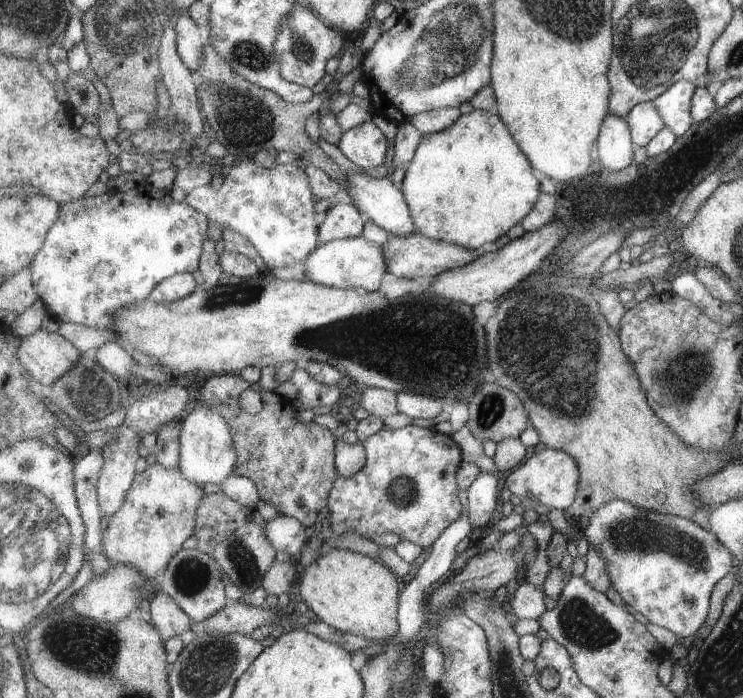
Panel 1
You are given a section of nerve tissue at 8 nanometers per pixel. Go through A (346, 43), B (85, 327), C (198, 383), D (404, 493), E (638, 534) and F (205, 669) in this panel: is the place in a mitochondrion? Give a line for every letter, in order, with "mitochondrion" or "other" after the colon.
A: other
B: other
C: other
D: mitochondrion
E: mitochondrion
F: mitochondrion

